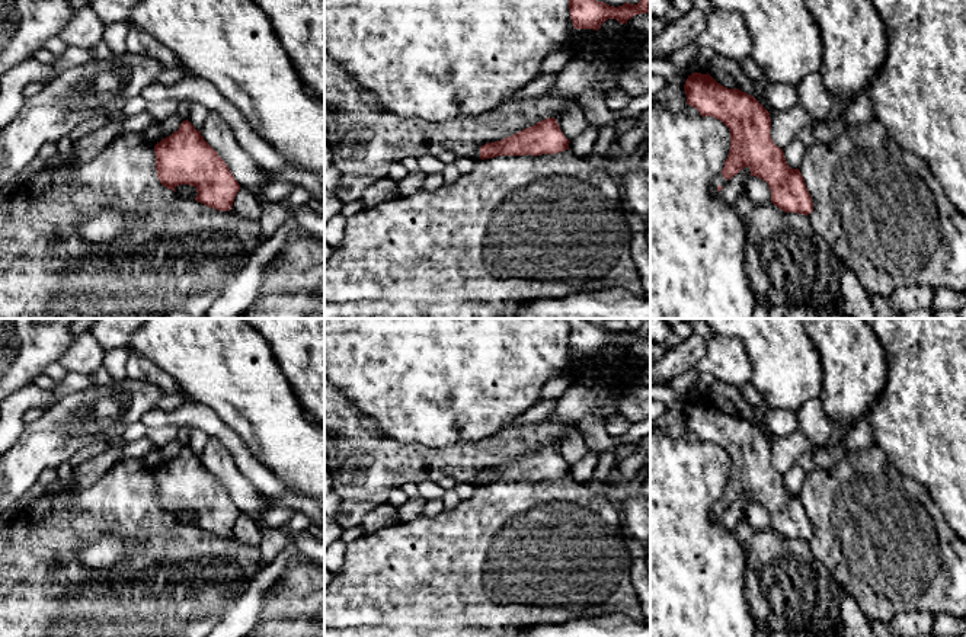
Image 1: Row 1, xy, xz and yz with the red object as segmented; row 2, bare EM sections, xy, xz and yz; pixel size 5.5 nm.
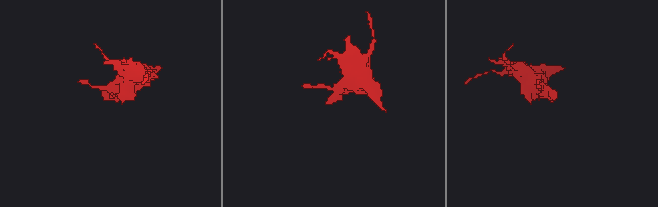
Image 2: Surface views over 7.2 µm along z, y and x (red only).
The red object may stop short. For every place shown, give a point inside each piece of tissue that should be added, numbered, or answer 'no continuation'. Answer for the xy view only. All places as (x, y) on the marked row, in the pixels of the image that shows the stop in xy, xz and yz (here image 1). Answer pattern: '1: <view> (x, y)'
no continuation

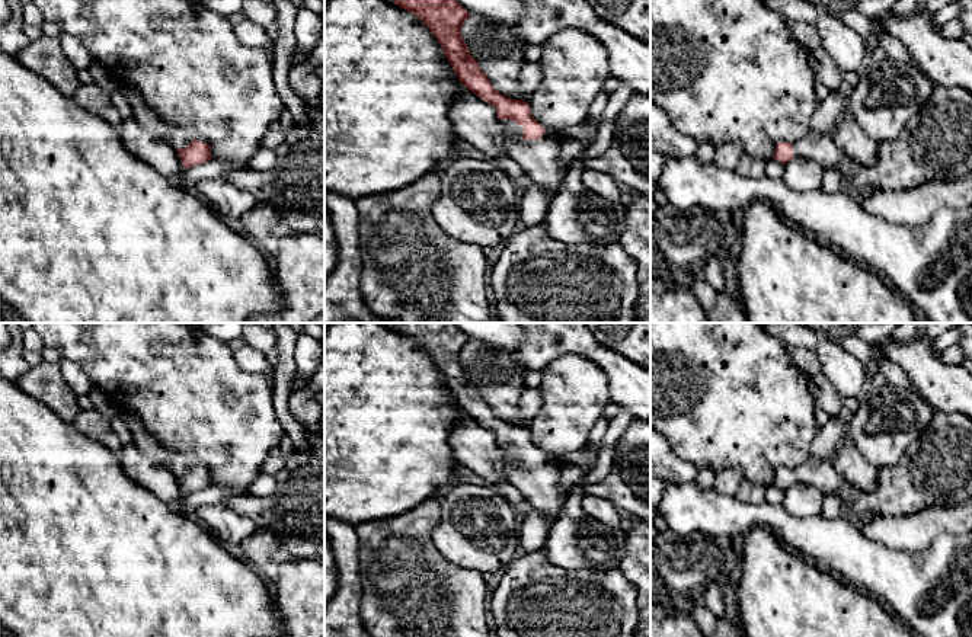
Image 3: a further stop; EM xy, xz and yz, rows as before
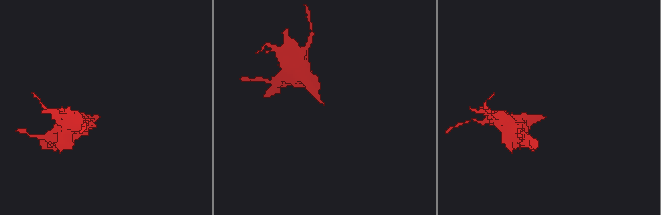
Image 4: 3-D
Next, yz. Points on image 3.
1: yz (936, 144)

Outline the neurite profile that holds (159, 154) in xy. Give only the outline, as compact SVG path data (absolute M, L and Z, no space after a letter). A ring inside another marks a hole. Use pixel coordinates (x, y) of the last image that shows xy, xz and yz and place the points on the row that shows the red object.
M134 116L124 119L118 132L125 150L143 163L172 182L182 177L185 167L178 150L163 138L147 132Z

